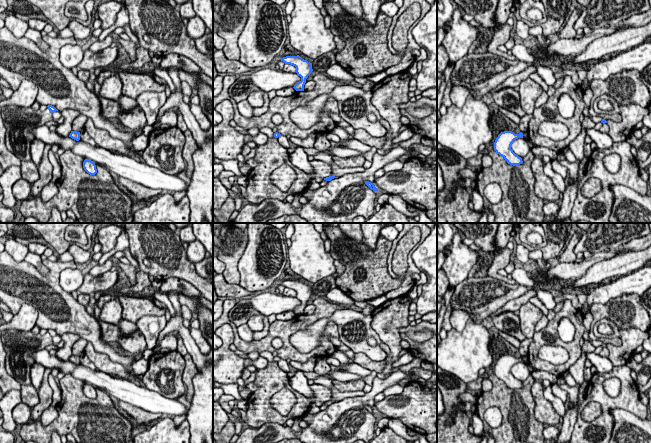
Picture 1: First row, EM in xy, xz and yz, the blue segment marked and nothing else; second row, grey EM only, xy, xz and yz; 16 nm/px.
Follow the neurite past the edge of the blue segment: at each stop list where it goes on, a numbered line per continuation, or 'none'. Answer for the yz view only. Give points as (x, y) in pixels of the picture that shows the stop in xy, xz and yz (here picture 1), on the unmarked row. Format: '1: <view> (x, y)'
none

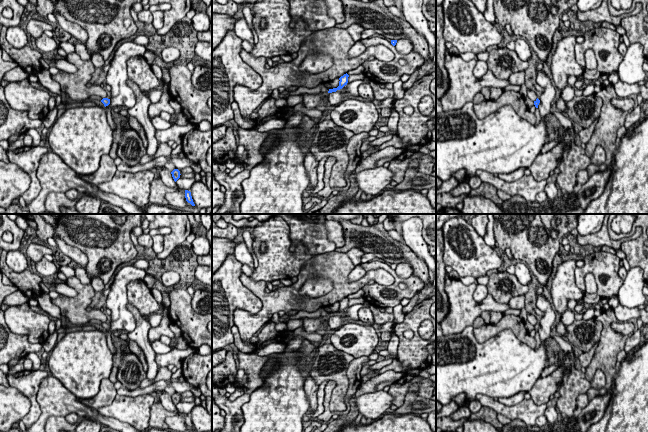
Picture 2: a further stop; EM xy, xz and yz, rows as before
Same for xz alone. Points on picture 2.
none

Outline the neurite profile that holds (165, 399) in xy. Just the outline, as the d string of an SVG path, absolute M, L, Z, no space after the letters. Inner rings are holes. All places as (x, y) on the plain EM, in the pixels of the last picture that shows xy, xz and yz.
M157 390L155 391L158 395L159 401L161 402L162 406L170 411L175 412L176 416L180 414L177 407L174 405L171 395L169 395L165 390Z

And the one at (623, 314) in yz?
M618 304L618 306L614 309L614 313L620 323L624 323L630 319L636 318L641 319L643 325L648 324L648 312L645 309L638 311L637 308L627 308Z

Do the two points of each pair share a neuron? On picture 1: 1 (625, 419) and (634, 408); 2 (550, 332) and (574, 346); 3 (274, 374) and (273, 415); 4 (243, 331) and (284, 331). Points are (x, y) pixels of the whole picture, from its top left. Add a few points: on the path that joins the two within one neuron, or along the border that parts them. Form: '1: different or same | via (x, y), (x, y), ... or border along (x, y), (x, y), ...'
1: different | border along (610, 410), (622, 408), (640, 418)
2: same | via (555, 338), (560, 343), (568, 346)
3: same | via (268, 384), (265, 391), (265, 405)
4: different | border along (236, 327), (237, 334), (242, 339), (252, 340)

